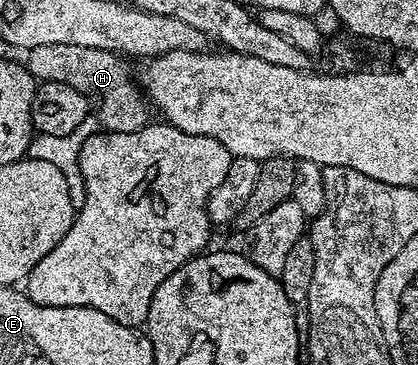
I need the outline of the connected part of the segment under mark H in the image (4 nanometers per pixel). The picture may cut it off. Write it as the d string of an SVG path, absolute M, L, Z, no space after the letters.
M41 43L41 47L26 50L25 57L26 67L36 82L69 83L73 91L81 91L96 122L108 133L144 129L152 120L152 110L140 82L131 78L123 62L126 60L118 53L97 47L77 47L77 43Z

